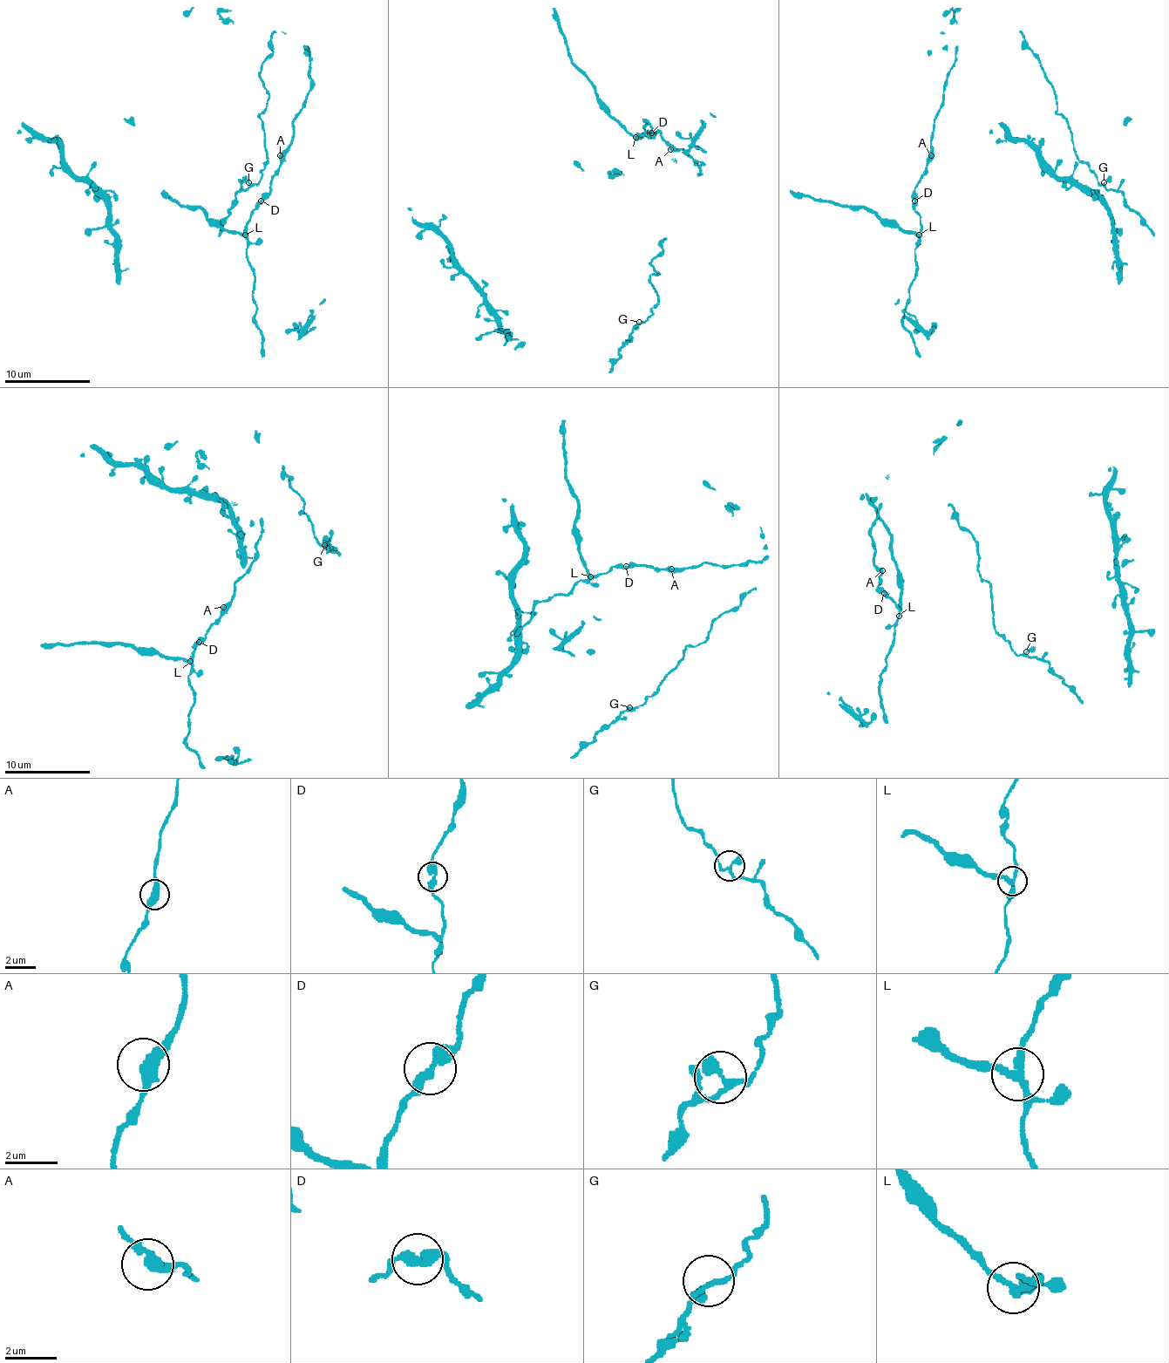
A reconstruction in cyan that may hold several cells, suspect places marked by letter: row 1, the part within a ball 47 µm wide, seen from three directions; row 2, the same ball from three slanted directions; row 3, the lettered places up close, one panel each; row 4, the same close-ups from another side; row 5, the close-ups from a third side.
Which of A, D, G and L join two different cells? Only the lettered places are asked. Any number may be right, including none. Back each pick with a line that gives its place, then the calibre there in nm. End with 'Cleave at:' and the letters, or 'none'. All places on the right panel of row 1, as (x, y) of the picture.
D: (914, 201) | 360 nm
L: (919, 235) | 200 nm
Cleave at: D, L

